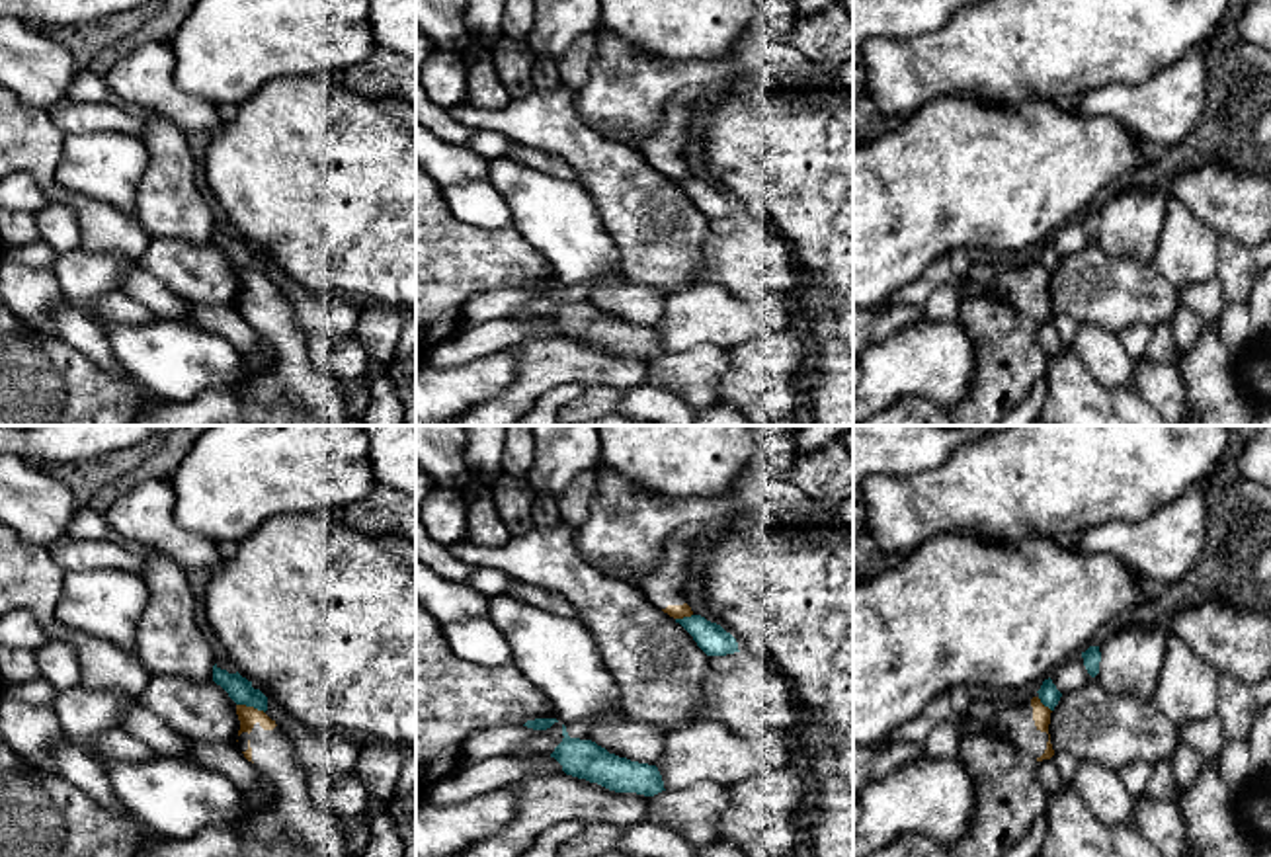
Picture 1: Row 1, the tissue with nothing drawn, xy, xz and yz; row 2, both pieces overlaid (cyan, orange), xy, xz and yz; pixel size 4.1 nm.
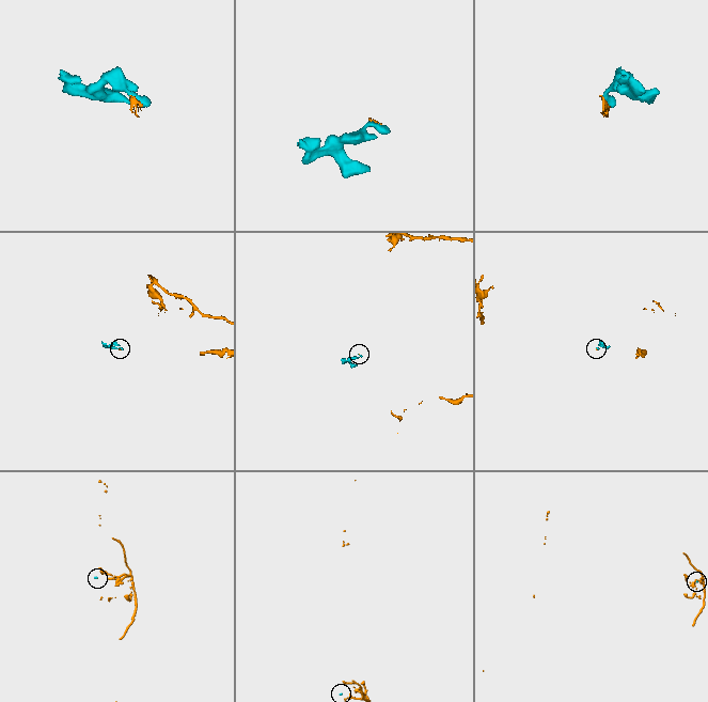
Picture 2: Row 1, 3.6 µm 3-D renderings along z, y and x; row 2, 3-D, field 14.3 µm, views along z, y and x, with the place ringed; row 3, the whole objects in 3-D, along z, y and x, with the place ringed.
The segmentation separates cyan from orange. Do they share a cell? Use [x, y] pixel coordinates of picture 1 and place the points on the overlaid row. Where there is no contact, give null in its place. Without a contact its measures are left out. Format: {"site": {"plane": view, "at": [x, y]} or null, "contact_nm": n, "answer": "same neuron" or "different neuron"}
{"site": {"plane": "xy", "at": [250, 705]}, "contact_nm": 130, "answer": "different neuron"}

